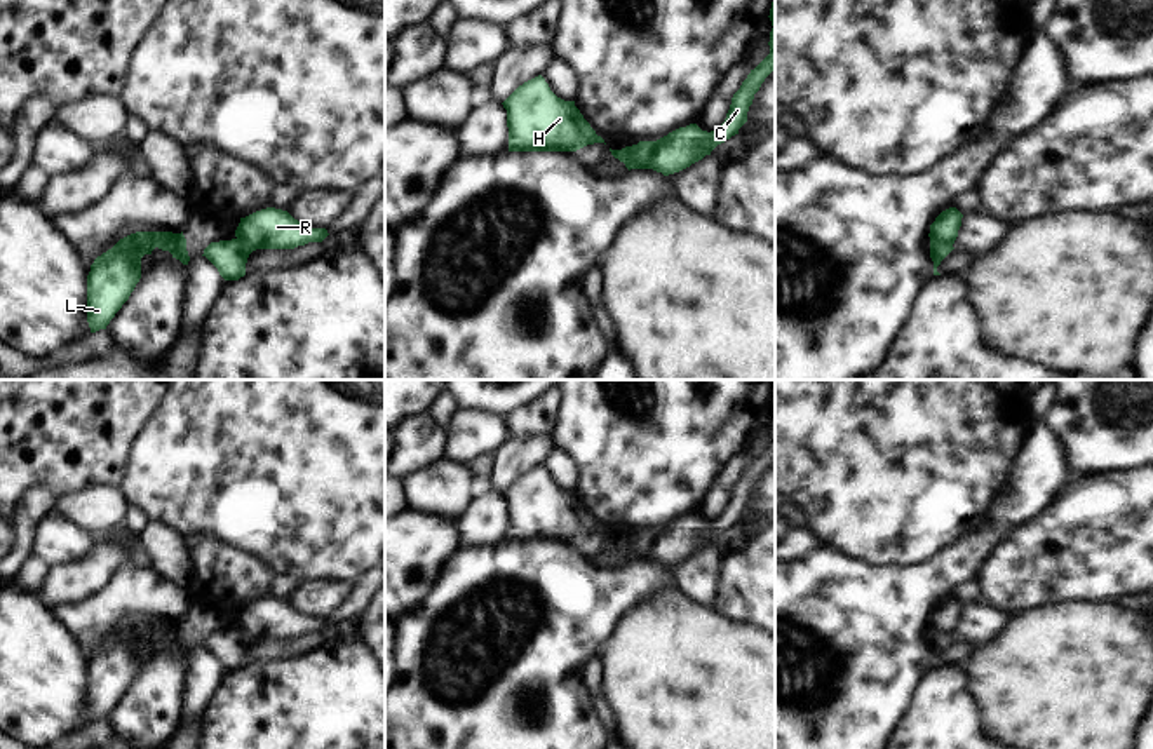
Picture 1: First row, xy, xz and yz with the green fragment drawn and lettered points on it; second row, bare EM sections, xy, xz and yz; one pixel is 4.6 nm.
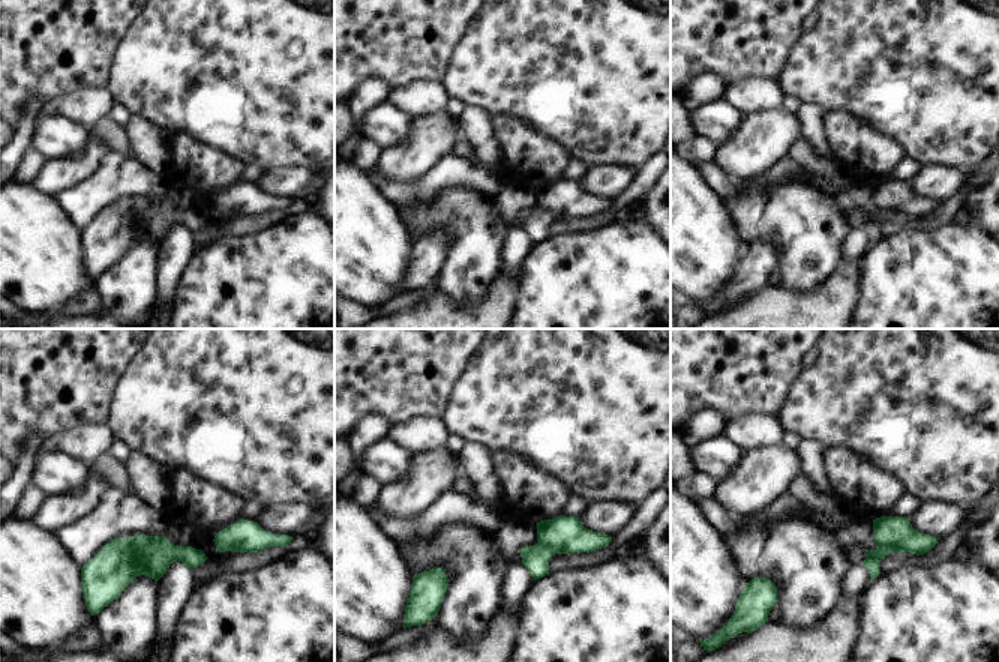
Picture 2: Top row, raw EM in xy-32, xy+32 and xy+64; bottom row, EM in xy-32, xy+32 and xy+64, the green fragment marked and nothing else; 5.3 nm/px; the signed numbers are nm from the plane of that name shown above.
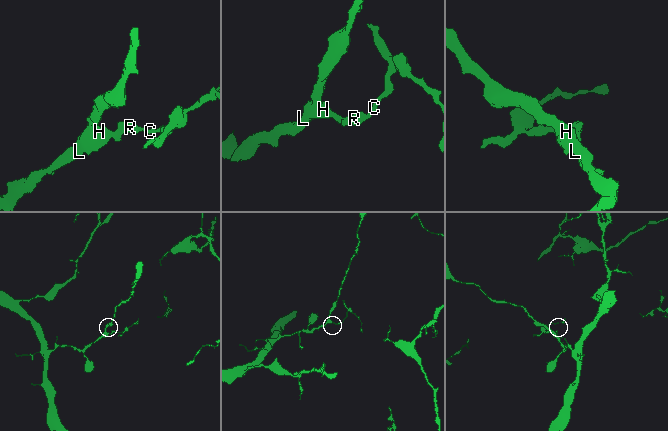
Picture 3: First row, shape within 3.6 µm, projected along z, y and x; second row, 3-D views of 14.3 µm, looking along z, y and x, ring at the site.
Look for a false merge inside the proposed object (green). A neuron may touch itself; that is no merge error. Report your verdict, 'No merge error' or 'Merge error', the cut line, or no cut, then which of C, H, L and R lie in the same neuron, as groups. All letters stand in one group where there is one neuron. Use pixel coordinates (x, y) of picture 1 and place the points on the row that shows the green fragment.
Merge error. Split along yz (930, 242), (951, 246). Groups: C R / H L

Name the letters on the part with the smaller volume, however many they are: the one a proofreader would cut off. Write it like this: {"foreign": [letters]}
{"foreign": ["C", "R"]}

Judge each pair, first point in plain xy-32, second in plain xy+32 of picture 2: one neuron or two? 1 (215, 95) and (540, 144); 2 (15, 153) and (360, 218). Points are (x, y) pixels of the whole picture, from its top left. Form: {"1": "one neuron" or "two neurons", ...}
{"1": "two neurons", "2": "two neurons"}

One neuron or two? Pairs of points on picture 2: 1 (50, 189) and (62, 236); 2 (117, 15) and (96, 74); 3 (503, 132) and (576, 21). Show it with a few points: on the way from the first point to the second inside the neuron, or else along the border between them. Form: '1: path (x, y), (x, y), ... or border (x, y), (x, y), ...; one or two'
1: border (29, 182), (36, 191), (54, 201); two
2: path (102, 30), (96, 36), (96, 59); one
3: border (491, 117), (512, 117), (525, 122), (543, 135); two

